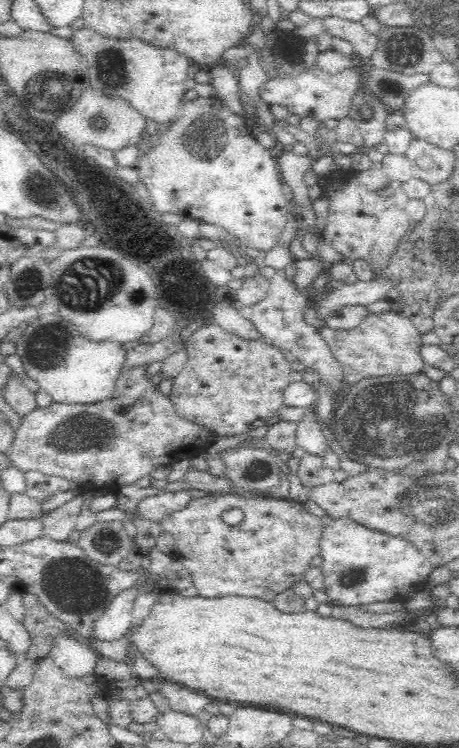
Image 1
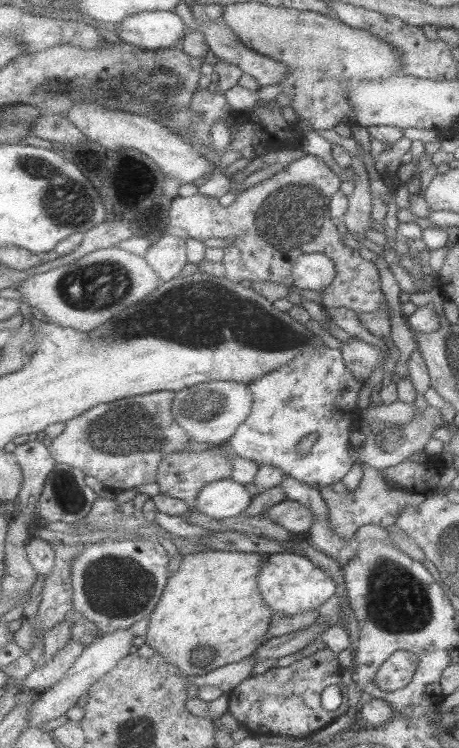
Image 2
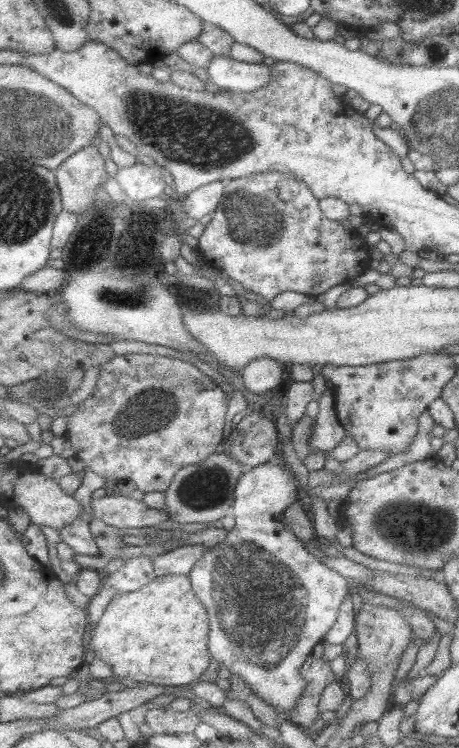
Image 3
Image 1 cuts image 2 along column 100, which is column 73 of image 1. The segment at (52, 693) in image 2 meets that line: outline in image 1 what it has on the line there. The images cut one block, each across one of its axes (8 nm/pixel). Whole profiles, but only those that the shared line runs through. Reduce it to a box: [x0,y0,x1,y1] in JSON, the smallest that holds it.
[49,635,100,678]

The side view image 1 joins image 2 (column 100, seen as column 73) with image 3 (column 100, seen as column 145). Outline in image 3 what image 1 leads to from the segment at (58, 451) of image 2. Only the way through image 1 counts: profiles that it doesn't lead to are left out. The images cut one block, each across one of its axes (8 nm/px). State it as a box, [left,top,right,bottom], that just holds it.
[64,354,231,494]

